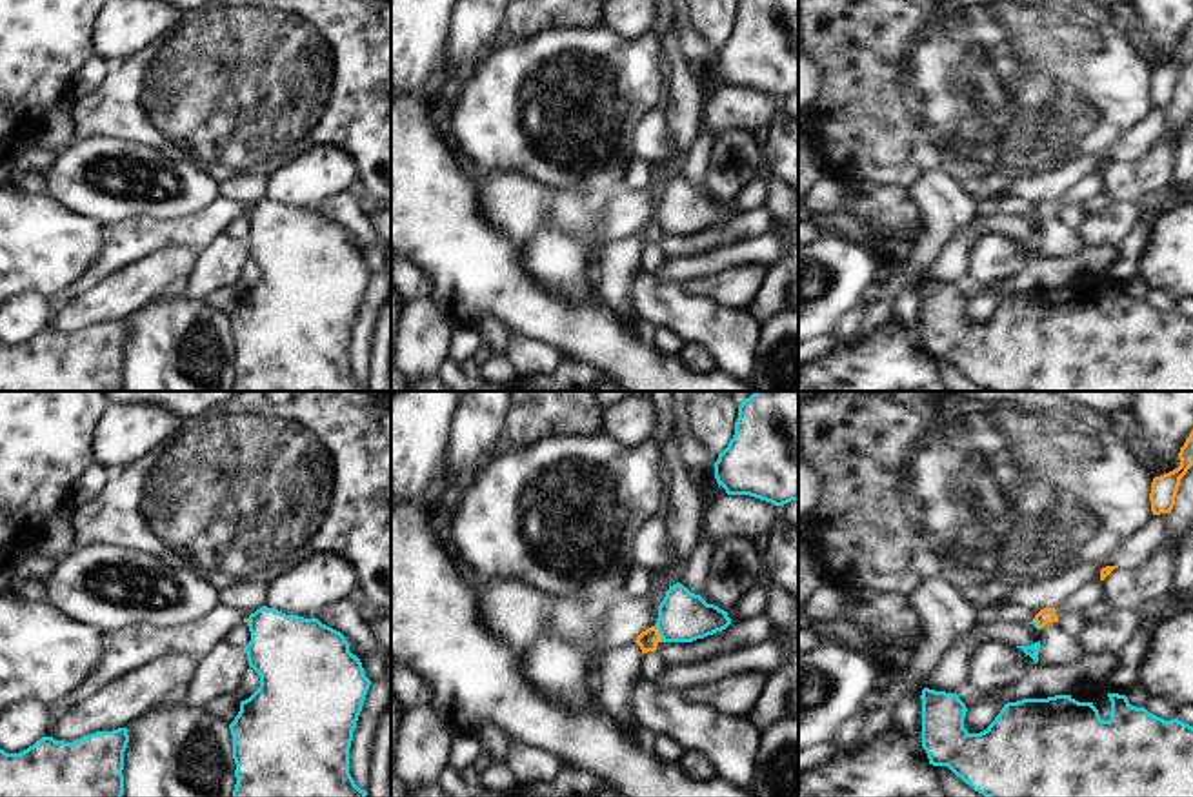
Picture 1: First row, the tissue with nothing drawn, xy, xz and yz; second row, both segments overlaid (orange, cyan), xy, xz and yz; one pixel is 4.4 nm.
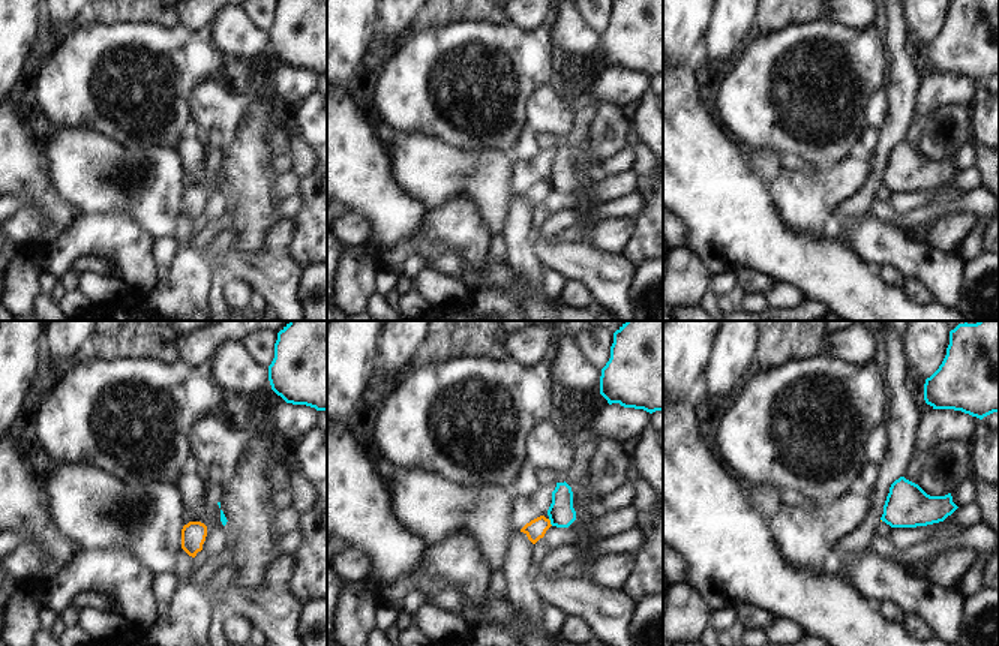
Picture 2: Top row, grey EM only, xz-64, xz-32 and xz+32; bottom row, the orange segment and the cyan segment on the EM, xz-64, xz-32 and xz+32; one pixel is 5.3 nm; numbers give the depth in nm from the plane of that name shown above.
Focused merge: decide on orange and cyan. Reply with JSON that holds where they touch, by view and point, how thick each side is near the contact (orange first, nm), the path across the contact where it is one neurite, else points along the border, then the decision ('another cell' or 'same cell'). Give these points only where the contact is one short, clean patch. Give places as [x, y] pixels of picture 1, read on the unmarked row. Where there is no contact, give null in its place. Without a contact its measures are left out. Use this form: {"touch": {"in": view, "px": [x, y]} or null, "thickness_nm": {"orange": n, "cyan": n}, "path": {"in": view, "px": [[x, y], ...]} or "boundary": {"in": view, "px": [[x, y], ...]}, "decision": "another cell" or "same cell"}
{"touch": {"in": "xz", "px": [659, 226]}, "thickness_nm": {"orange": 90, "cyan": 220}, "boundary": {"in": "xz", "px": [[653, 219], [662, 233]]}, "decision": "another cell"}

